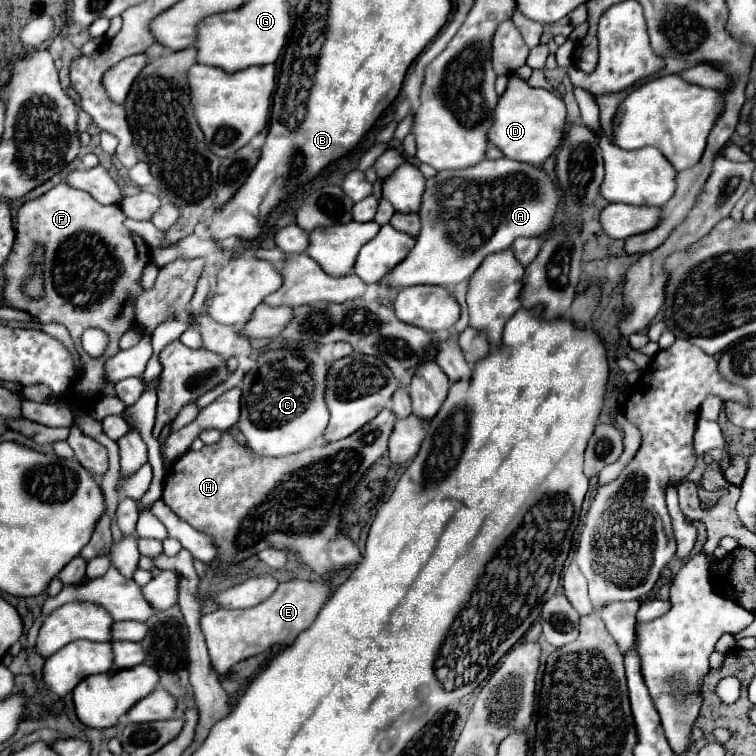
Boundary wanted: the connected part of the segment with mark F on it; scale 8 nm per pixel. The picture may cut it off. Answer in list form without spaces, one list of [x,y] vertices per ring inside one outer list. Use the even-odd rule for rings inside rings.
[[[65,183],[57,185],[55,189],[47,191],[43,197],[25,203],[19,213],[17,213],[17,239],[13,245],[13,251],[5,263],[5,277],[7,277],[7,287],[3,291],[3,303],[5,307],[15,307],[21,311],[31,313],[33,317],[37,317],[41,323],[47,321],[57,321],[61,325],[65,325],[75,341],[75,349],[81,357],[81,375],[77,377],[75,385],[73,385],[73,395],[77,395],[81,401],[93,401],[93,391],[99,391],[101,397],[111,395],[117,397],[115,393],[115,385],[109,383],[105,379],[105,361],[113,355],[117,355],[119,349],[119,339],[133,329],[135,323],[135,299],[141,295],[143,287],[141,287],[141,275],[143,269],[151,263],[151,255],[149,255],[149,247],[147,243],[141,239],[137,239],[137,235],[133,231],[129,231],[125,227],[125,213],[119,205],[101,205],[99,201],[95,201],[89,193],[73,189]],[[41,245],[43,247],[43,257],[45,257],[45,267],[43,267],[43,289],[45,295],[41,299],[31,299],[23,293],[23,285],[27,283],[29,273],[33,271],[33,247]],[[89,327],[99,327],[109,335],[109,347],[105,351],[103,357],[99,359],[91,359],[83,349],[81,349],[81,333]]]

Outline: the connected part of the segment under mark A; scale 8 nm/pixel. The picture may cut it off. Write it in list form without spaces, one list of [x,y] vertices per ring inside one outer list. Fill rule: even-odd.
[[[485,159],[473,167],[457,171],[439,171],[433,179],[427,179],[427,189],[423,195],[421,207],[421,233],[417,245],[407,255],[407,259],[397,265],[381,283],[391,287],[409,287],[409,285],[439,285],[453,287],[469,279],[483,259],[491,253],[509,249],[517,237],[541,237],[551,225],[559,209],[559,191],[557,181],[551,179],[539,165],[529,165],[513,159]]]

